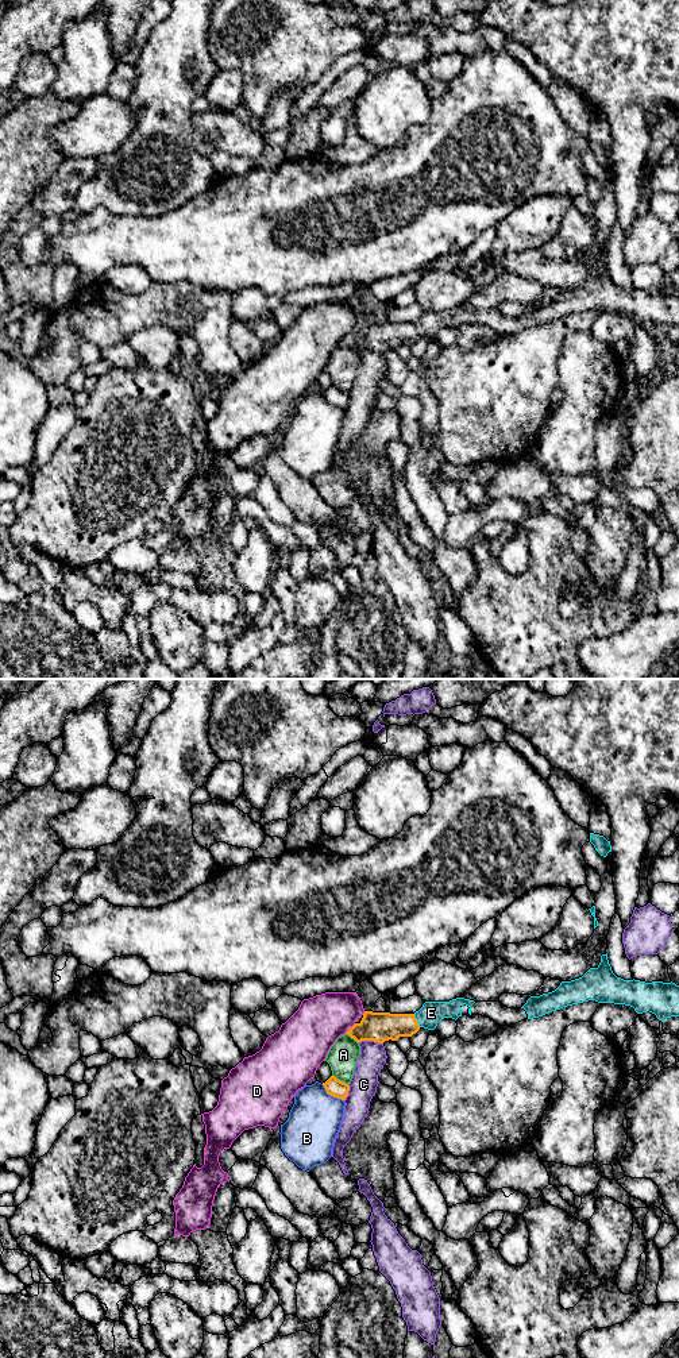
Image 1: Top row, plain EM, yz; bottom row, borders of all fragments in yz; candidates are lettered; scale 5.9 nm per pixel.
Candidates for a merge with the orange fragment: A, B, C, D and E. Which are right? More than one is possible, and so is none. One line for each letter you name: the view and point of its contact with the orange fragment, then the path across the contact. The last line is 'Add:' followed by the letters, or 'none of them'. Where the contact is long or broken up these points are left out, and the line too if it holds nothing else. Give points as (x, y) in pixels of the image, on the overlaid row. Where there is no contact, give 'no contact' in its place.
E: yz (416, 1021) | across yz (375, 1026), (408, 1025), (416, 1021), (431, 1013)
Add: E

